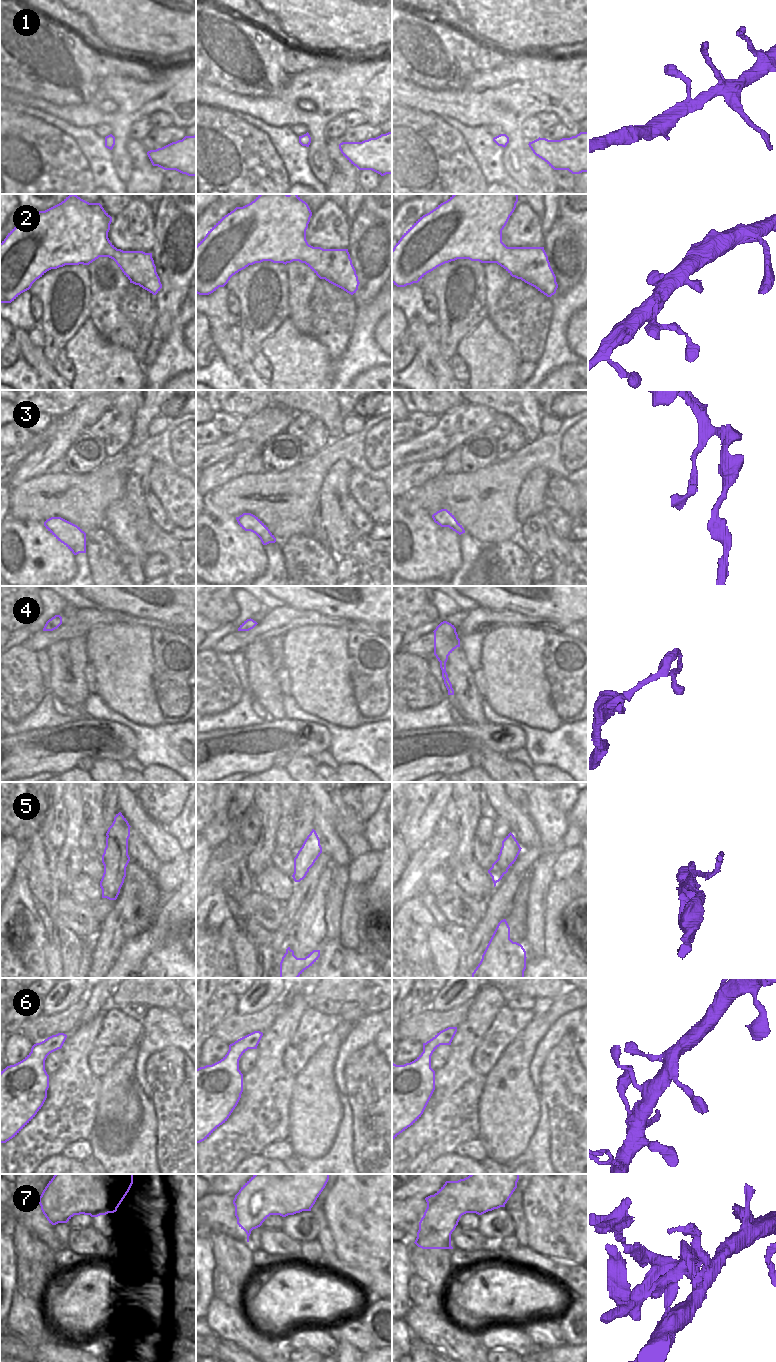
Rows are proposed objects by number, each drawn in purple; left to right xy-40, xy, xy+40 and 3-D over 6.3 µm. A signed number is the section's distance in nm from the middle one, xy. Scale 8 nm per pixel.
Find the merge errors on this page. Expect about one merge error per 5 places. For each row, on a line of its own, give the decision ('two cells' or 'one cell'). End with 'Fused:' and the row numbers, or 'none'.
1: one cell
2: one cell
3: one cell
4: one cell
5: two cells
6: one cell
7: two cells
Fused: 5, 7

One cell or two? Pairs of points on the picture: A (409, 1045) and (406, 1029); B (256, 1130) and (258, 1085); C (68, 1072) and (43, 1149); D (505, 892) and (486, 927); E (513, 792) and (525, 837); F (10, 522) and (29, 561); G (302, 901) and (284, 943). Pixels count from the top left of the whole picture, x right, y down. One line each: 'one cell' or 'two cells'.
A: two cells
B: one cell
C: one cell
D: one cell
E: two cells
F: one cell
G: one cell

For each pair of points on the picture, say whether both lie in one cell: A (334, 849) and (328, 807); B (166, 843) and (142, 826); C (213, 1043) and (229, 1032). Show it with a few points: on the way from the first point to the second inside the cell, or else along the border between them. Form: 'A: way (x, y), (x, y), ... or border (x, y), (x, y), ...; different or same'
A: border (315, 806), (333, 825), (343, 842); different
B: way (160, 841), (148, 829); same
C: border (210, 1033), (221, 1038), (228, 1045); different

